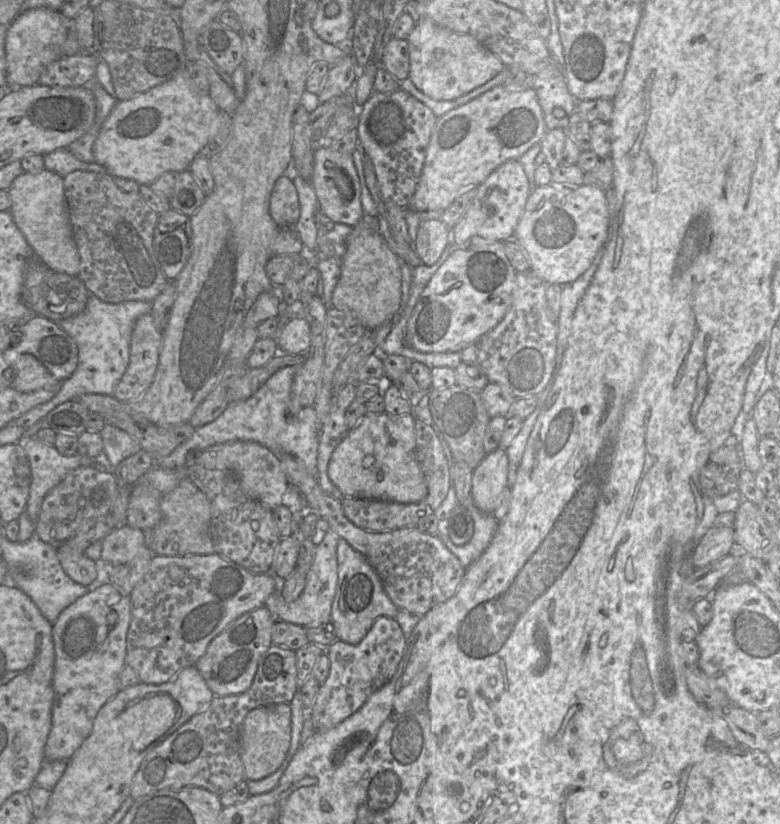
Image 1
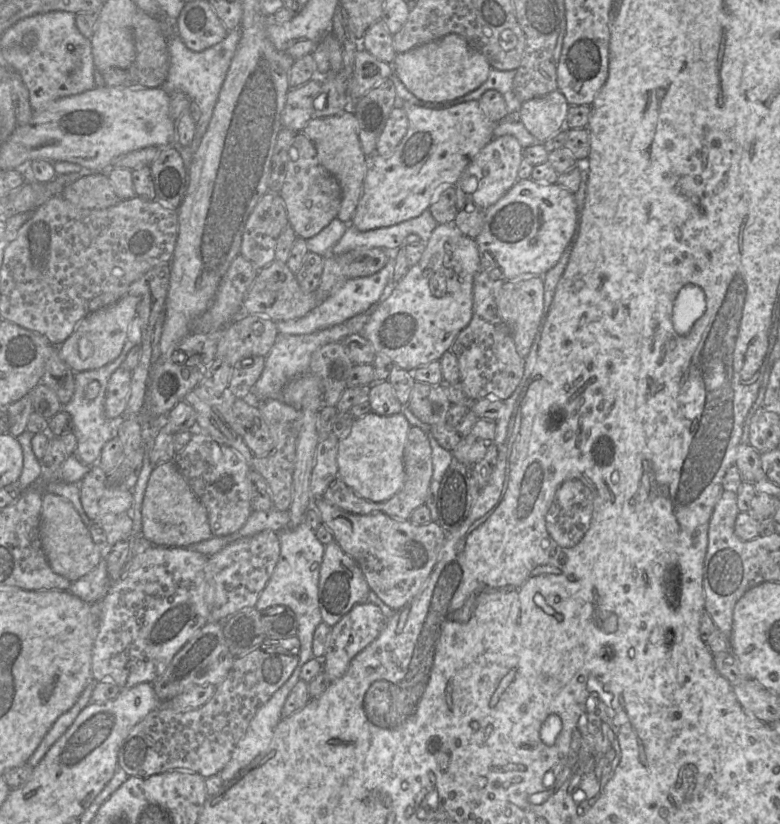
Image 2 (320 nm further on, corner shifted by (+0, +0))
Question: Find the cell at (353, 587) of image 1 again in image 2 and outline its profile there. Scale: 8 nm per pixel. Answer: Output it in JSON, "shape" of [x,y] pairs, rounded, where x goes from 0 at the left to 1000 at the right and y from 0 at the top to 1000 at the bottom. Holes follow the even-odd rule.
{"shape":[[[431,658],[418,661],[410,688],[408,714],[413,754],[427,761],[454,734],[472,731],[473,718],[474,714],[459,684]]]}

